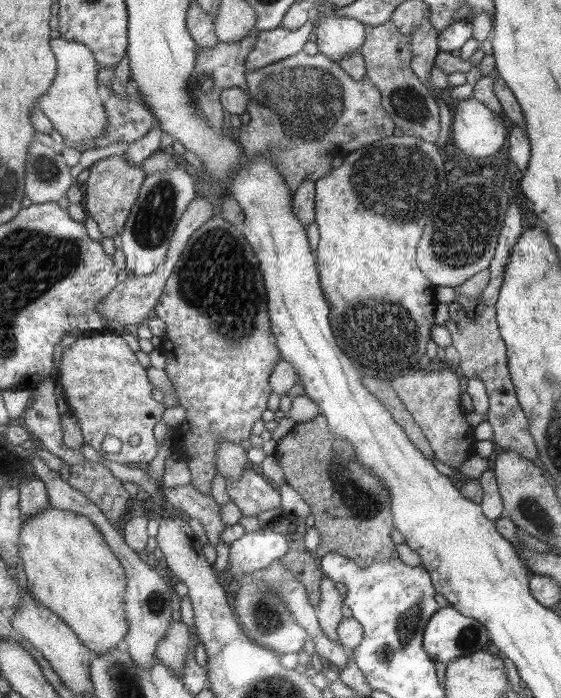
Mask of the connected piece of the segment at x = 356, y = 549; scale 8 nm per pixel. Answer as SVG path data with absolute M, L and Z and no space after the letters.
M319 414L309 422L295 423L292 429L276 442L273 454L282 468L286 484L299 493L313 515L314 526L321 538L317 549L311 552L317 559L325 556L327 552L335 552L353 559L359 567L368 567L371 563L385 562L397 557L393 542L389 538L393 530L393 514L387 489L372 476L371 472L367 472L361 464L355 462L355 452L351 444L339 440L329 432L323 415Z

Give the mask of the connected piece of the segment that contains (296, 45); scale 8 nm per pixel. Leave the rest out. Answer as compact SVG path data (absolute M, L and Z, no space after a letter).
M310 15L308 21L295 30L285 30L279 26L273 30L259 31L253 49L245 57L245 70L255 70L297 54L309 41L317 19L317 16Z

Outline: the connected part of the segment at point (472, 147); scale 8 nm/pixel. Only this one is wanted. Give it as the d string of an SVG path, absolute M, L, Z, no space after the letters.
M471 96L458 102L449 130L459 155L473 162L499 151L508 128L503 115L497 116Z

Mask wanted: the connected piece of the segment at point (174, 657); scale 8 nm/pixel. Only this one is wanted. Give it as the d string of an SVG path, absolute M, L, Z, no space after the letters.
M181 621L169 622L169 629L165 629L161 641L157 641L155 657L178 677L185 665L185 656L188 656L187 642L189 642L189 630Z

